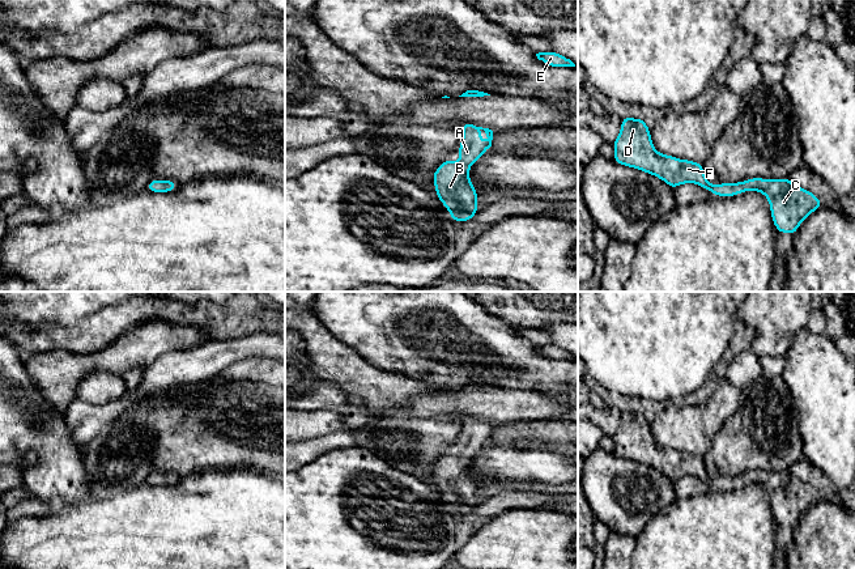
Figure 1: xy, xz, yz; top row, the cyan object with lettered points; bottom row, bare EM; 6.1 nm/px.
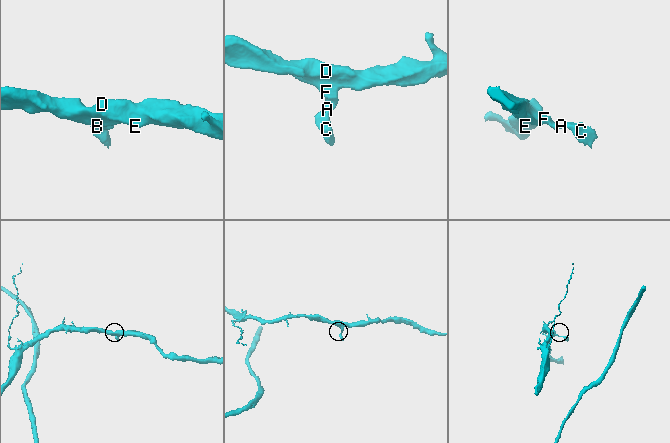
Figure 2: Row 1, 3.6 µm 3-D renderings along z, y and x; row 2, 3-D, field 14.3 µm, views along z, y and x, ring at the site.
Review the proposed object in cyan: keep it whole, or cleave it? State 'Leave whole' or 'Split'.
Leave whole

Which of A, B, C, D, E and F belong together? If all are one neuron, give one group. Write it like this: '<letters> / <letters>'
A B C D E F

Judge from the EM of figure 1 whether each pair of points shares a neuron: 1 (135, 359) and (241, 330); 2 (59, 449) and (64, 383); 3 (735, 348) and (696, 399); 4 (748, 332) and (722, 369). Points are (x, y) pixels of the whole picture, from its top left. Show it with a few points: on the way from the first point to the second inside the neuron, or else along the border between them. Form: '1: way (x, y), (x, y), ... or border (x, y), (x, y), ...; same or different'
1: border (178, 325), (198, 326), (207, 340); different
2: border (39, 390), (56, 410), (64, 412); different
3: way (724, 361), (709, 386); same
4: way (740, 342), (726, 360); same

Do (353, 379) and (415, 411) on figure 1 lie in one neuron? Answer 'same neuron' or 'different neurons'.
different neurons

